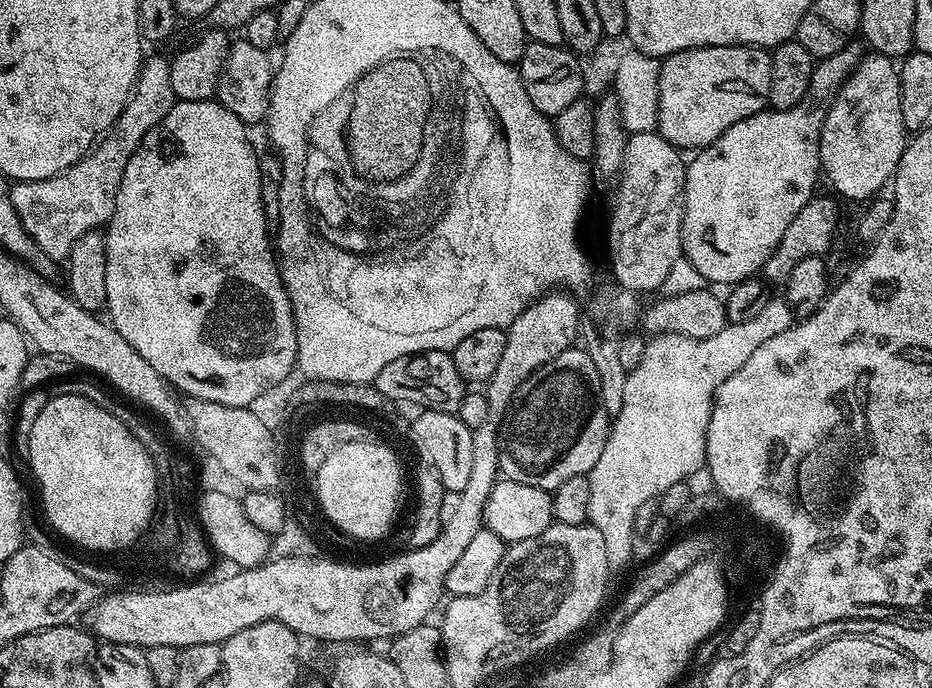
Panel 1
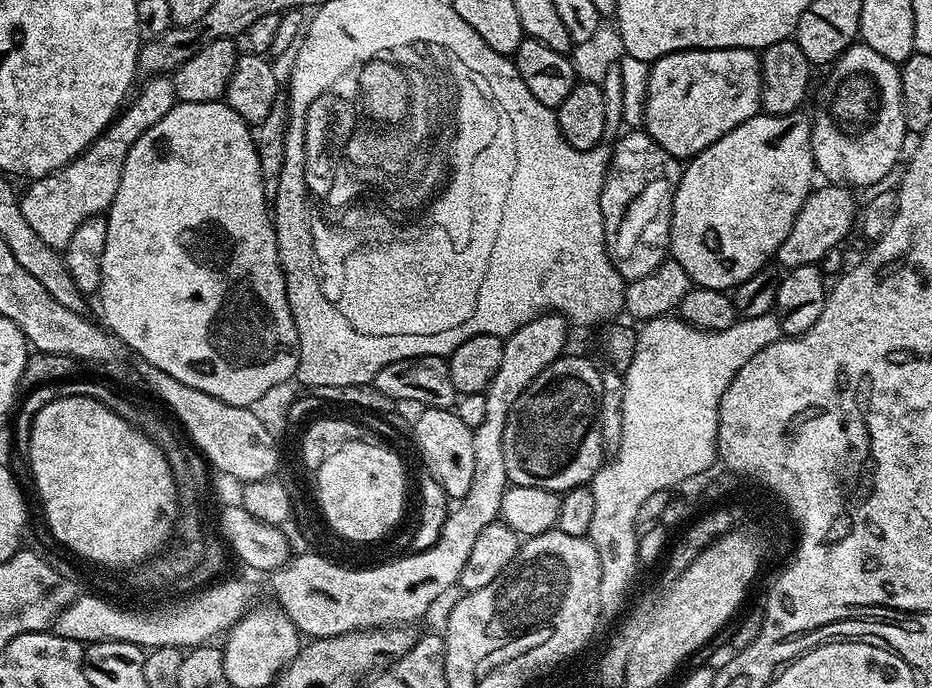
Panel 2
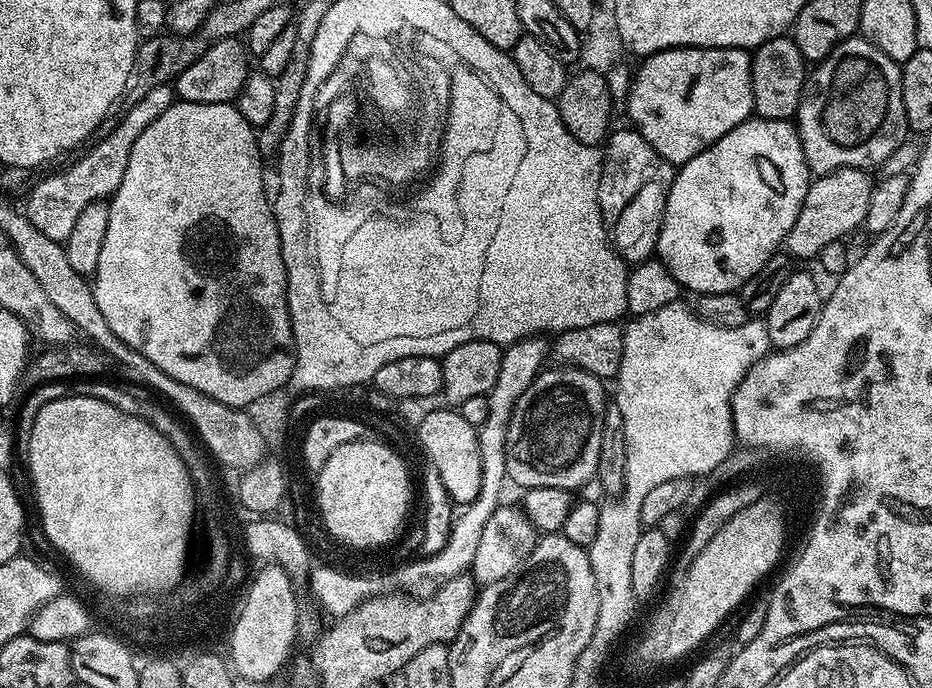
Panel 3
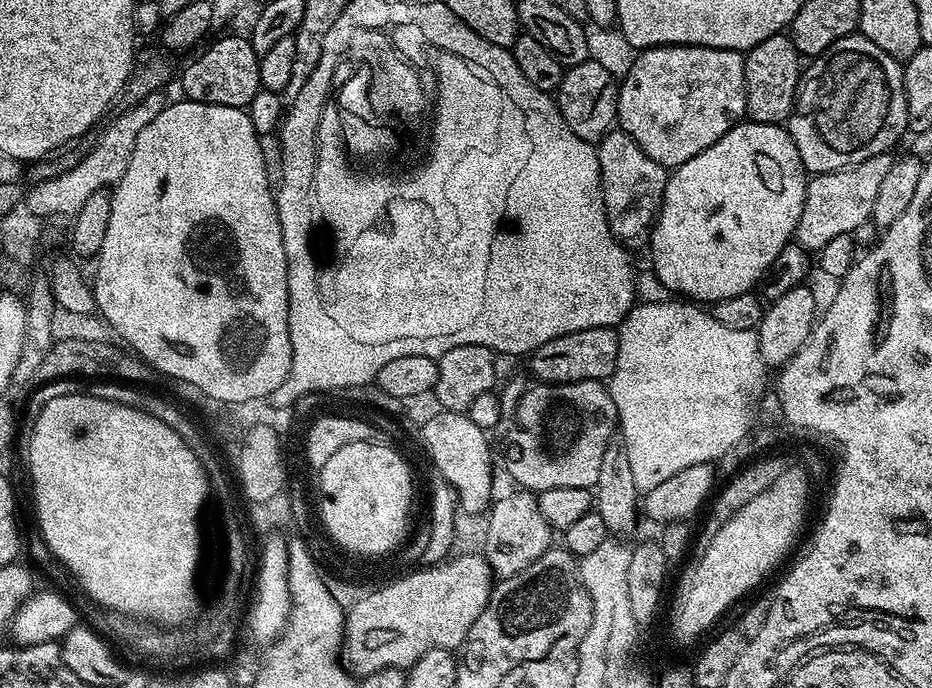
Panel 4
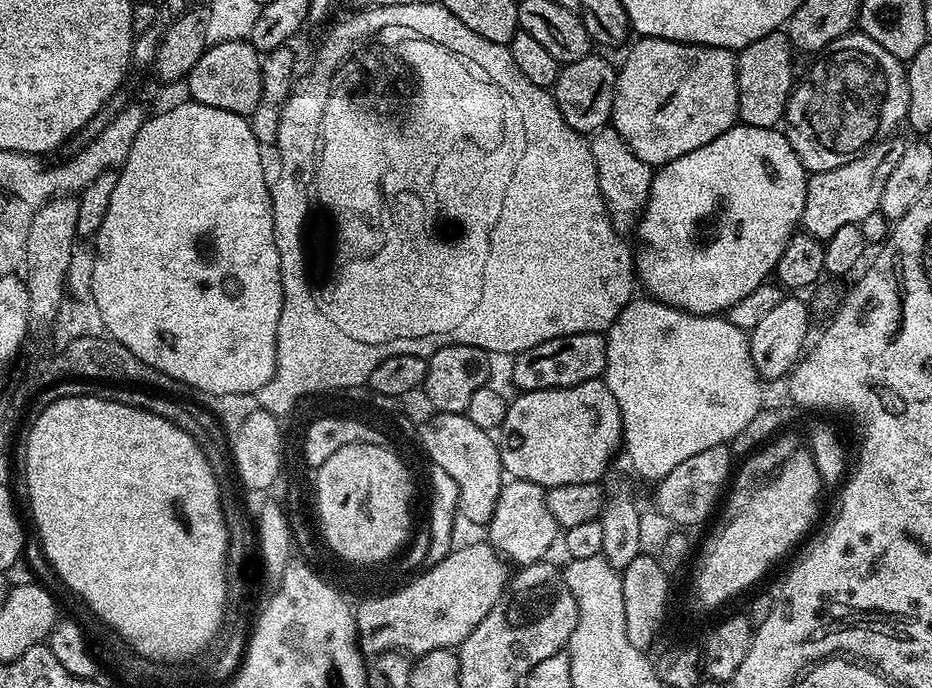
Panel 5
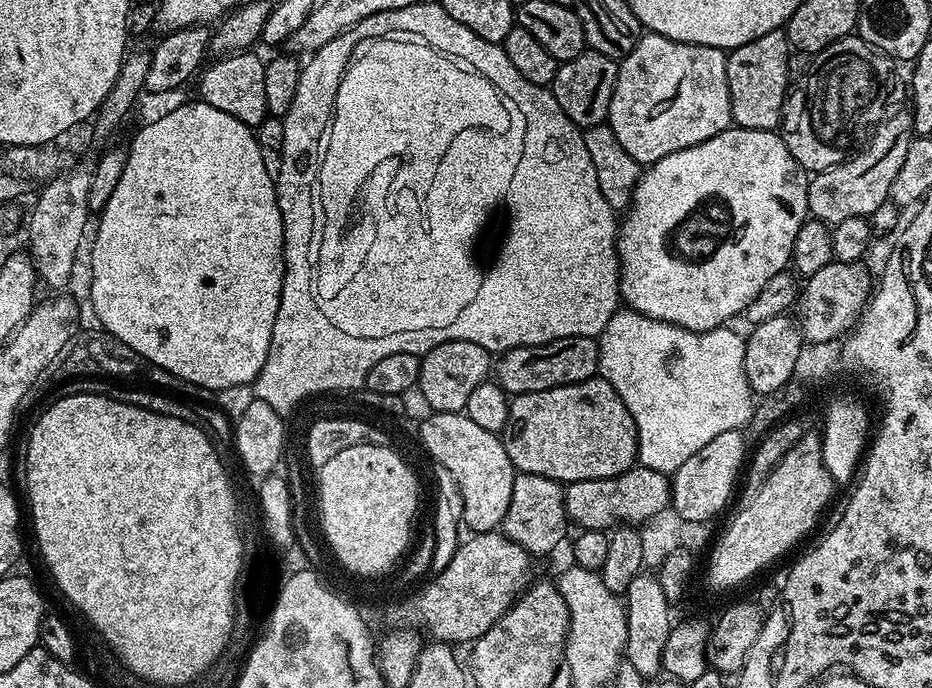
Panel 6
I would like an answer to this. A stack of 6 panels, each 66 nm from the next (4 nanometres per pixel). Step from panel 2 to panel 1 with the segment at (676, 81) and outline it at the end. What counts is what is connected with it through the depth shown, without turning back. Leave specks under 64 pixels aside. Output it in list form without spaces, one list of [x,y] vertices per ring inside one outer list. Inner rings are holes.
[[[749,44],[687,48],[673,56],[663,57],[658,78],[656,128],[666,138],[666,142],[681,150],[699,150],[714,143],[722,138],[722,134],[726,134],[726,130],[730,130],[730,126],[734,126],[734,122],[742,122],[742,118],[750,118],[755,112],[765,111],[771,69],[771,51],[751,48]]]

